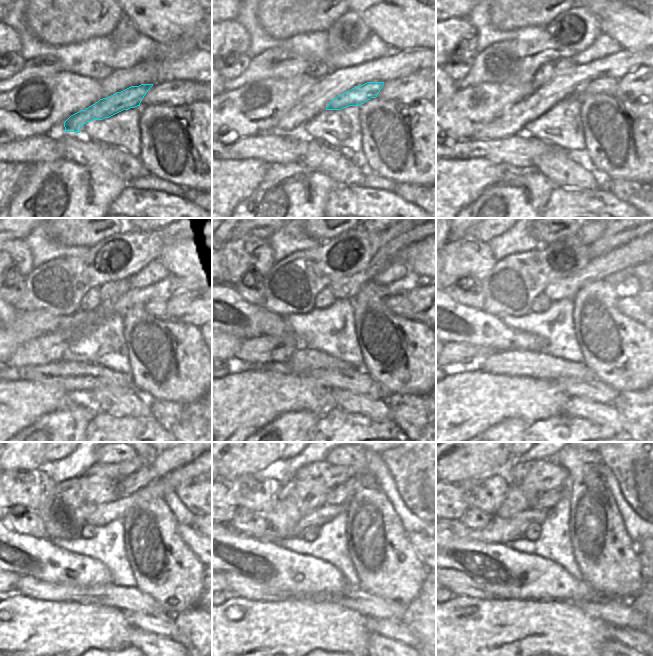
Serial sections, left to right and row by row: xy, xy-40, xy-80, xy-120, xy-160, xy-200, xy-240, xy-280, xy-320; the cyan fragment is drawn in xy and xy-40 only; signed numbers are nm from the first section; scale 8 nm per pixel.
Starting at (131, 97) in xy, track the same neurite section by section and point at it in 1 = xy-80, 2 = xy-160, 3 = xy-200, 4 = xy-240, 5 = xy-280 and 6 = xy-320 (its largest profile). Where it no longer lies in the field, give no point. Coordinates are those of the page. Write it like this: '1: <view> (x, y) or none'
1: xy-80 (607, 86)
2: xy-160 (399, 305)
3: xy-200 (629, 307)
4: xy-240 (191, 536)
5: xy-280 (415, 538)
6: xy-320 (639, 545)

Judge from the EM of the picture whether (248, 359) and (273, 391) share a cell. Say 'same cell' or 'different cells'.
different cells

